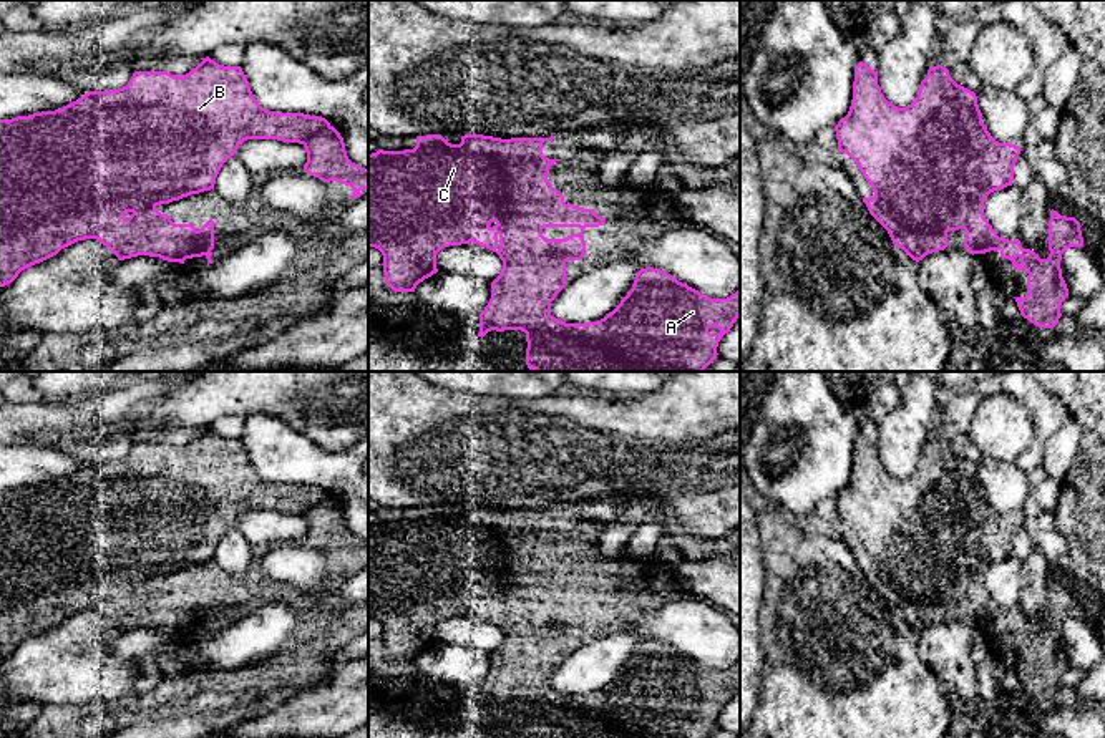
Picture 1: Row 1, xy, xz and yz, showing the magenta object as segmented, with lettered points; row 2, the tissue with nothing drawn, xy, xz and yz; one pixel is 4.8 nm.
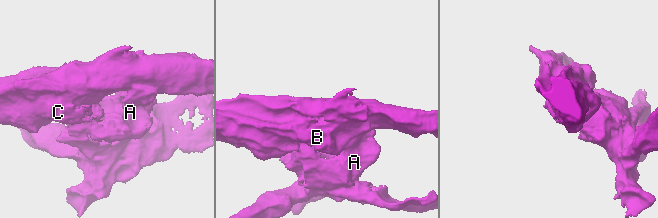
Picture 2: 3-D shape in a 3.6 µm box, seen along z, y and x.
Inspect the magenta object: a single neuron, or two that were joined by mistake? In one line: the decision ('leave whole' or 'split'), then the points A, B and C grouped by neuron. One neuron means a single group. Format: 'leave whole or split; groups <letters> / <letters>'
split; groups A / B C

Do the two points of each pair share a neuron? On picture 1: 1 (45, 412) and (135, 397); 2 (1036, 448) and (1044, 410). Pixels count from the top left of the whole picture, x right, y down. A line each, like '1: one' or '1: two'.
1: one
2: one

